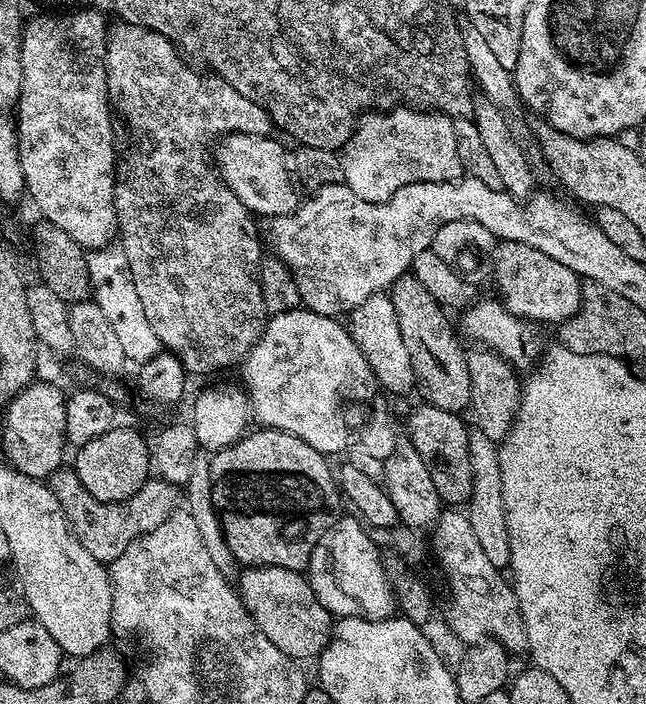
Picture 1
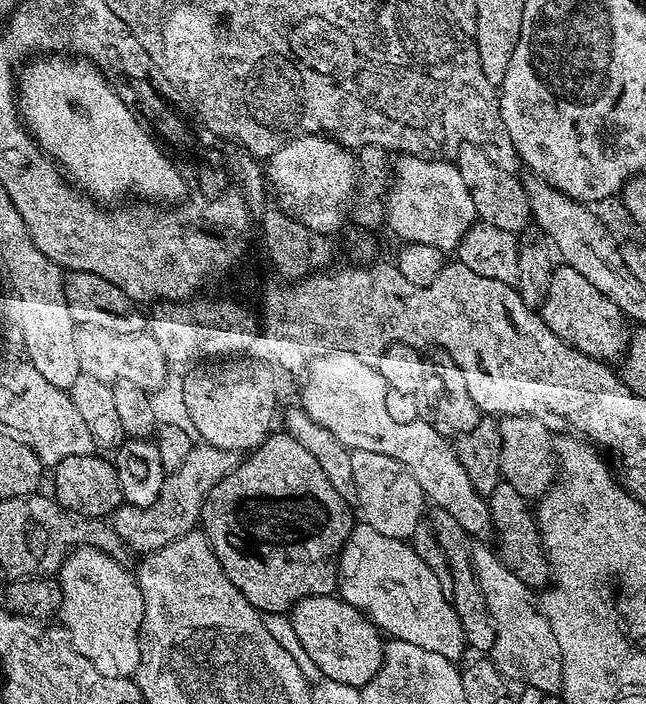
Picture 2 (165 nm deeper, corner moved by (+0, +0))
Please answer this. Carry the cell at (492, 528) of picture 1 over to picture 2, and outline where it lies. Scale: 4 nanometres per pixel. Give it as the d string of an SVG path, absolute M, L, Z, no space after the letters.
M501 482L492 491L492 495L487 497L487 502L492 519L492 532L500 543L500 548L498 547L500 560L511 572L518 574L518 578L522 578L522 582L526 582L529 588L543 589L549 583L550 569L544 547L540 545L540 531L536 529L536 518L529 501L522 494L518 494L514 486Z

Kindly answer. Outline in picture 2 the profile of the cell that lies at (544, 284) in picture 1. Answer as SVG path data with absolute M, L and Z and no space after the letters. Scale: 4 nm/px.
M567 266L553 267L550 286L538 315L544 319L546 326L550 326L550 330L554 330L554 334L558 334L558 338L562 338L562 342L590 358L613 362L625 355L630 335L629 321L606 294L578 274L577 270Z

